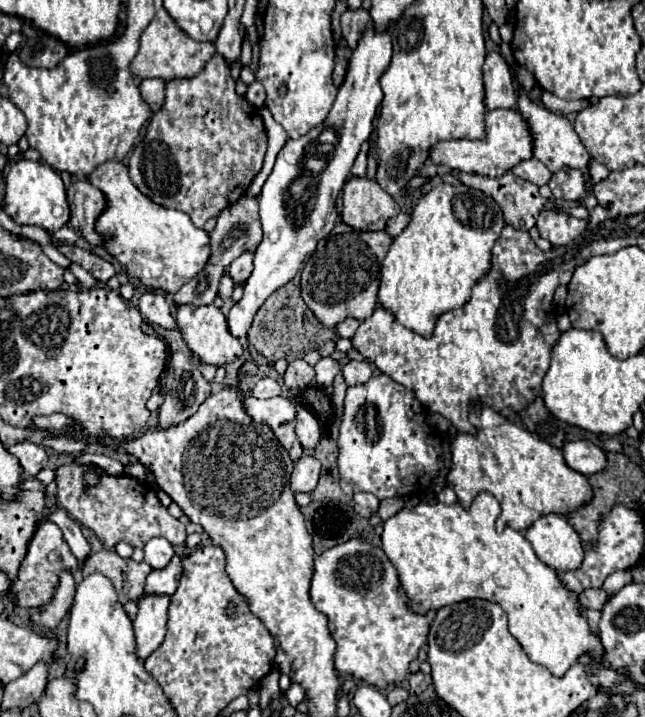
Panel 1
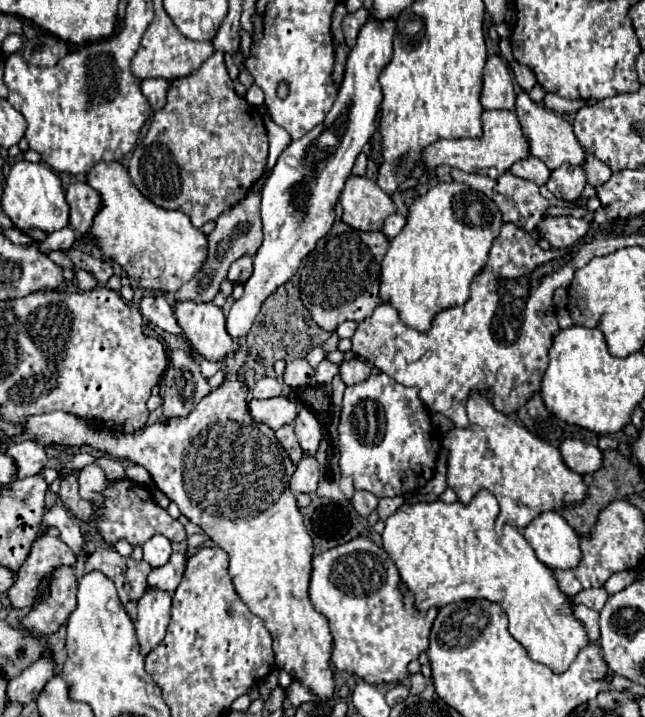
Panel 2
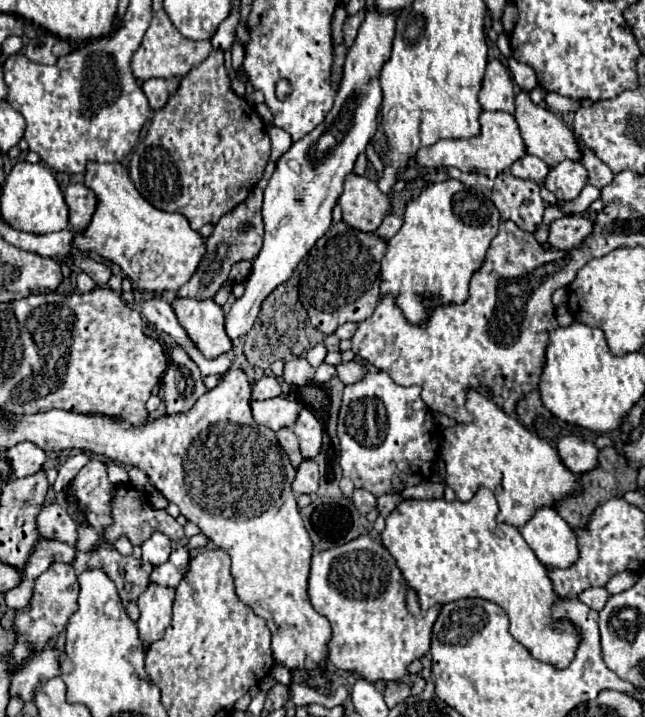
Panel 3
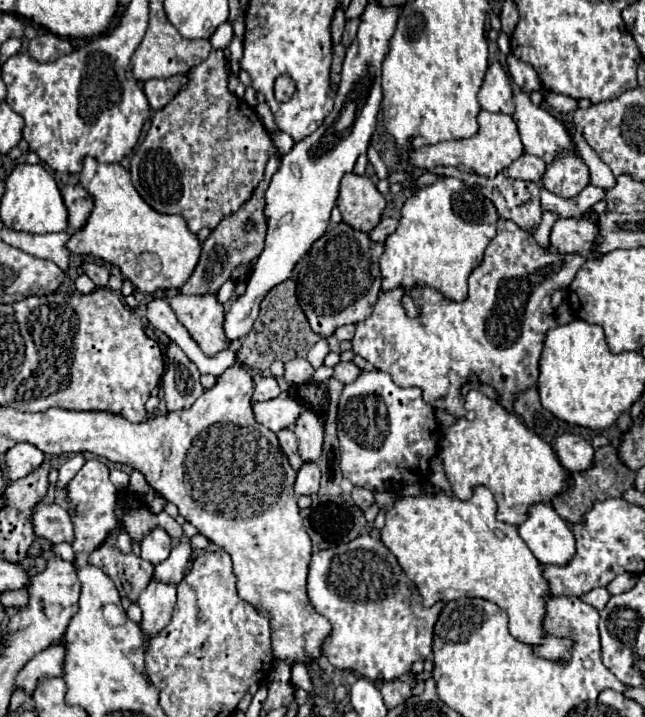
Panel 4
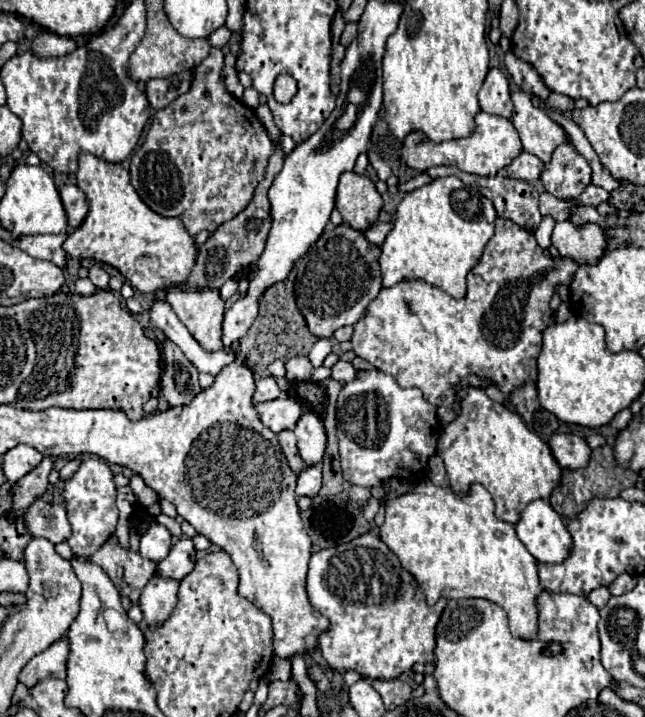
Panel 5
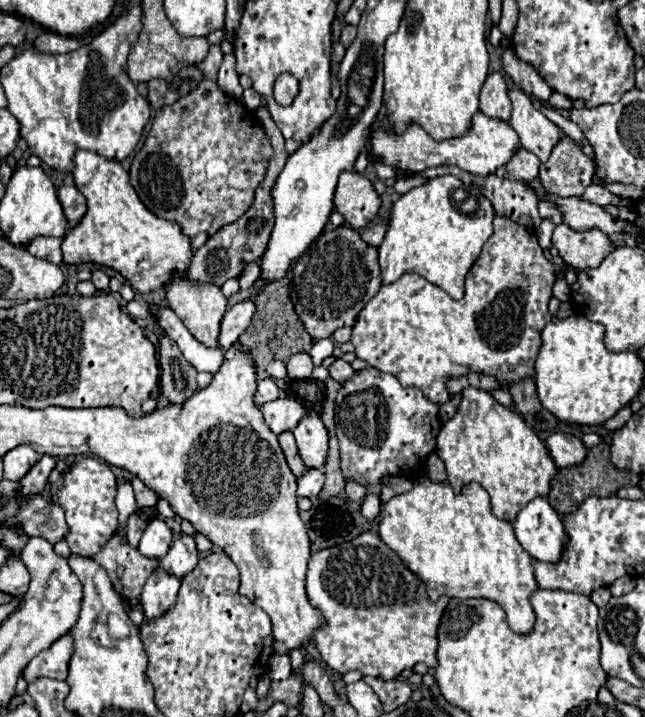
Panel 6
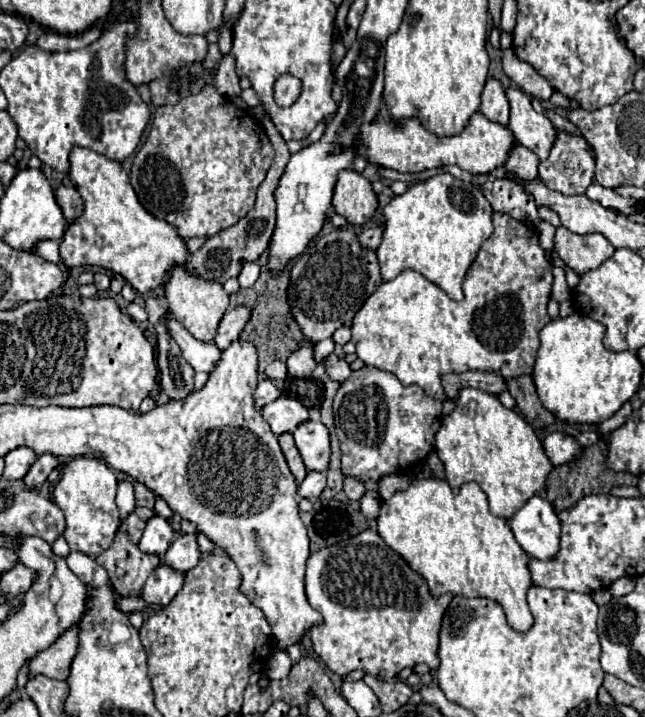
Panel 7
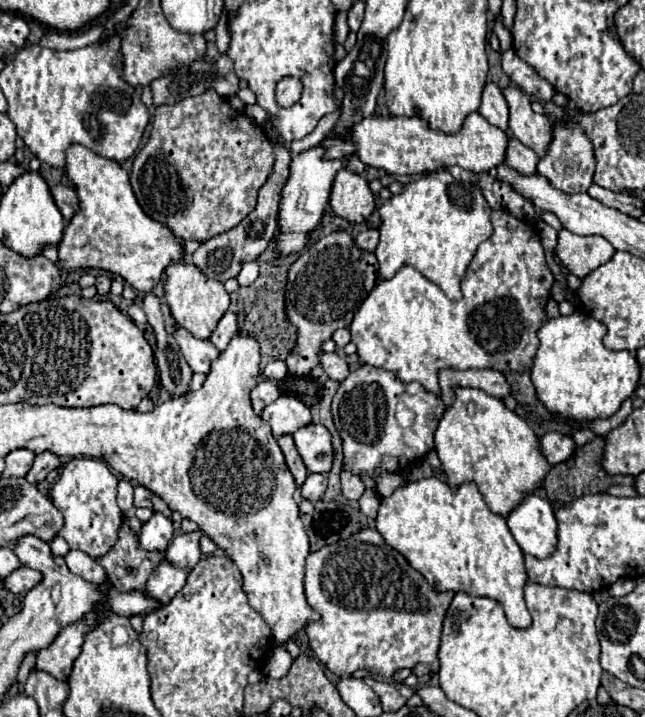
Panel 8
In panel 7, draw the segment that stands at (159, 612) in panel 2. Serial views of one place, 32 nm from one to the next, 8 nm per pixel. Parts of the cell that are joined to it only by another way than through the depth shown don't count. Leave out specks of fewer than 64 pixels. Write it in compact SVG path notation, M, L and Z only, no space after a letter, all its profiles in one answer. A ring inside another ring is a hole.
M158 566L150 574L150 578L146 580L144 590L142 590L142 600L148 604L146 612L156 614L162 608L166 608L174 600L176 592L182 588L182 584L184 584L184 574L174 572L168 566Z

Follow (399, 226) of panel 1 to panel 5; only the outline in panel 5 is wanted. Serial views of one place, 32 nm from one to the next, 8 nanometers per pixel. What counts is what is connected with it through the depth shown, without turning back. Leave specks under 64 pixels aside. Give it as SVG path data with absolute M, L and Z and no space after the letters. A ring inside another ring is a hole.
M380 222L380 224L374 224L370 230L364 232L364 236L368 238L368 242L380 246L380 244L384 242L386 234L392 230L392 224L394 224L394 222Z

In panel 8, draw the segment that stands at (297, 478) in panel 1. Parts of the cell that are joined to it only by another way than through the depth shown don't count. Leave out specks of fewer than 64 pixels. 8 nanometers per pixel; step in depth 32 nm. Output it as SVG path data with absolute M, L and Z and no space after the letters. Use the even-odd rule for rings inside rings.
M310 474L300 488L302 498L310 502L318 502L326 490L326 476L324 474Z

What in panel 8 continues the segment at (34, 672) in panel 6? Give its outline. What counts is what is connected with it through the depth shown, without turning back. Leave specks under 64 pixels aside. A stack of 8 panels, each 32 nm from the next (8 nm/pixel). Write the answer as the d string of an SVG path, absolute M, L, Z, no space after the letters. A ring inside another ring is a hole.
M90 612L86 614L80 622L66 626L56 640L38 652L34 670L42 670L48 672L50 676L54 676L56 680L66 680L72 672L72 664L80 654L82 642L84 642L84 634L88 630L92 630L96 626L96 614Z

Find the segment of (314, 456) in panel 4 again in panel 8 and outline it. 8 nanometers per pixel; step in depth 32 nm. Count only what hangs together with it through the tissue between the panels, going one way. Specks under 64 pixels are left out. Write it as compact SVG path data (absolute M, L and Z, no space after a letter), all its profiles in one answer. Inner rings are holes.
M312 422L294 432L296 448L308 472L328 472L332 468L332 442L330 432L320 422Z

